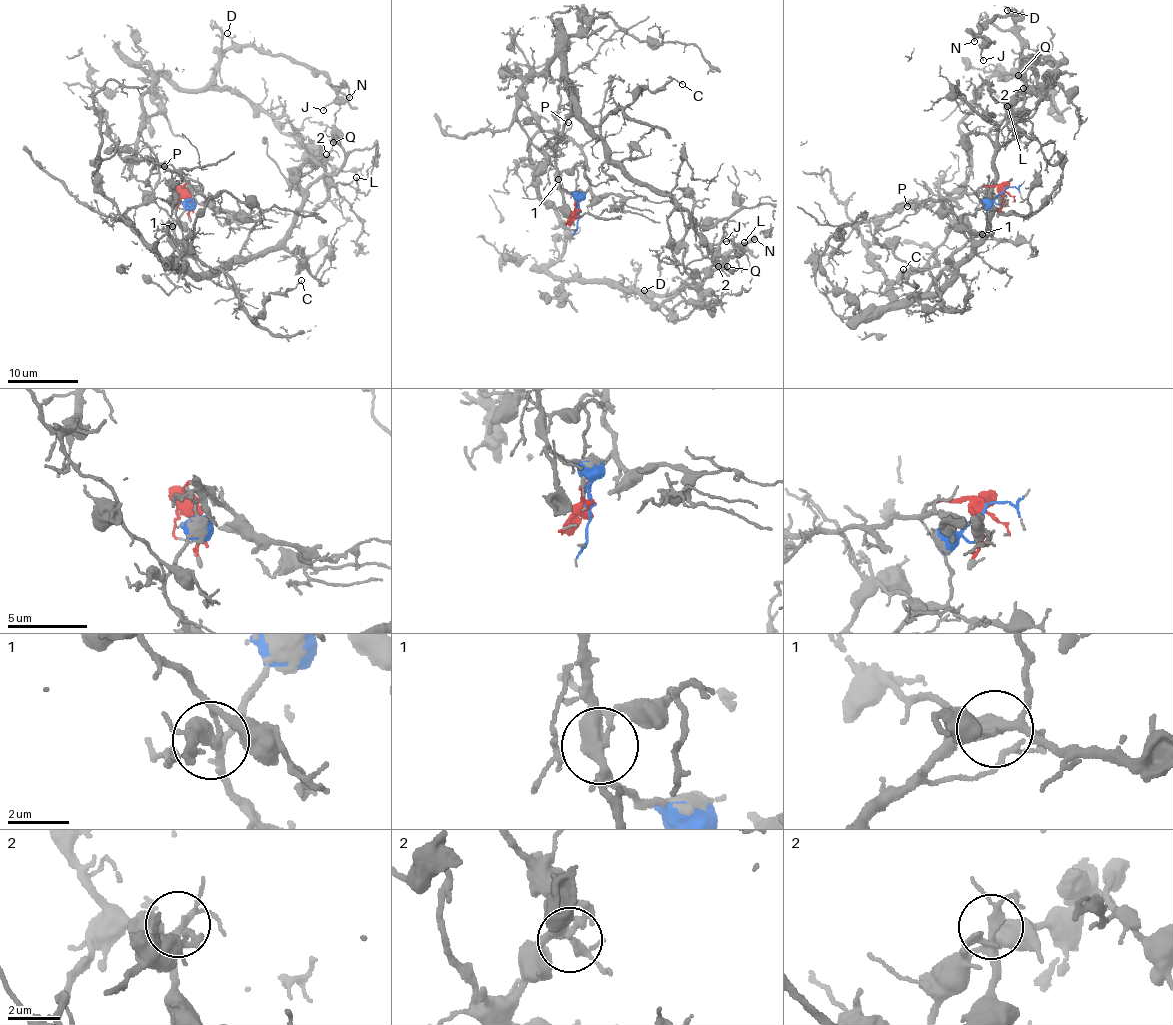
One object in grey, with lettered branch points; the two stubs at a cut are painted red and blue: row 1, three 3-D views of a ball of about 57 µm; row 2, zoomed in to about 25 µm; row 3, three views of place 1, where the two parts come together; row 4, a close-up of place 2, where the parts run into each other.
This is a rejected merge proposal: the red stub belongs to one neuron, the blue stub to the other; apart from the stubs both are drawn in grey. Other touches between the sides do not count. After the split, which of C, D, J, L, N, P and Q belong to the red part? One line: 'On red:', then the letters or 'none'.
On red: D, J, L, N, P, Q

